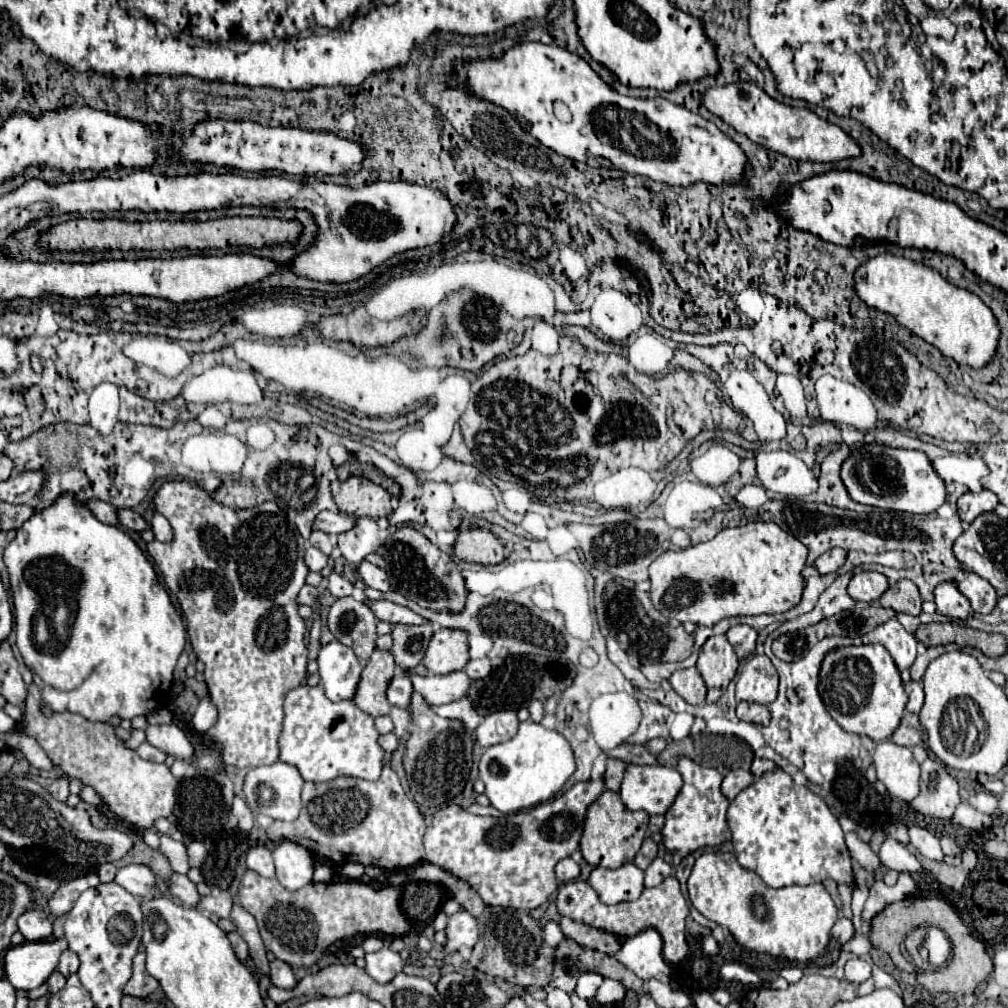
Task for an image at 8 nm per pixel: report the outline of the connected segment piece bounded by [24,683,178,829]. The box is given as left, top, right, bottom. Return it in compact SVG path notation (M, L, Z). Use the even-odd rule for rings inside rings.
M32 683L28 687L26 697L26 713L24 713L24 731L34 737L38 745L46 751L48 759L58 765L64 775L78 777L92 789L96 789L104 803L122 817L126 823L136 829L148 827L152 829L154 819L168 817L176 805L176 787L178 781L172 775L168 765L150 763L138 757L136 751L126 749L124 743L116 737L114 729L106 723L94 723L82 719L76 713L54 713L52 717L44 717L40 713L40 689Z

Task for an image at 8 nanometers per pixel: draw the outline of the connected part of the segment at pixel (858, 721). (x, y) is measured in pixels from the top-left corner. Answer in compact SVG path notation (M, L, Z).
M882 645L842 647L828 653L820 669L818 691L828 713L844 731L866 735L872 741L890 739L898 729L908 703L896 663Z

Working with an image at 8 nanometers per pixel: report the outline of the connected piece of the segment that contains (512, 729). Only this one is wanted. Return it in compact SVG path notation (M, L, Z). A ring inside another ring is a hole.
M496 711L490 713L476 729L476 741L482 747L490 747L502 741L512 739L518 733L518 717L516 711Z

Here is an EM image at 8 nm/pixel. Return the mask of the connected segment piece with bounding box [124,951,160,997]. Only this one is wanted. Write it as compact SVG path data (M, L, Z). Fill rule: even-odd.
M144 951L136 953L134 965L132 965L132 977L124 985L124 995L134 995L134 997L148 997L158 989L158 981L148 975L144 967Z

